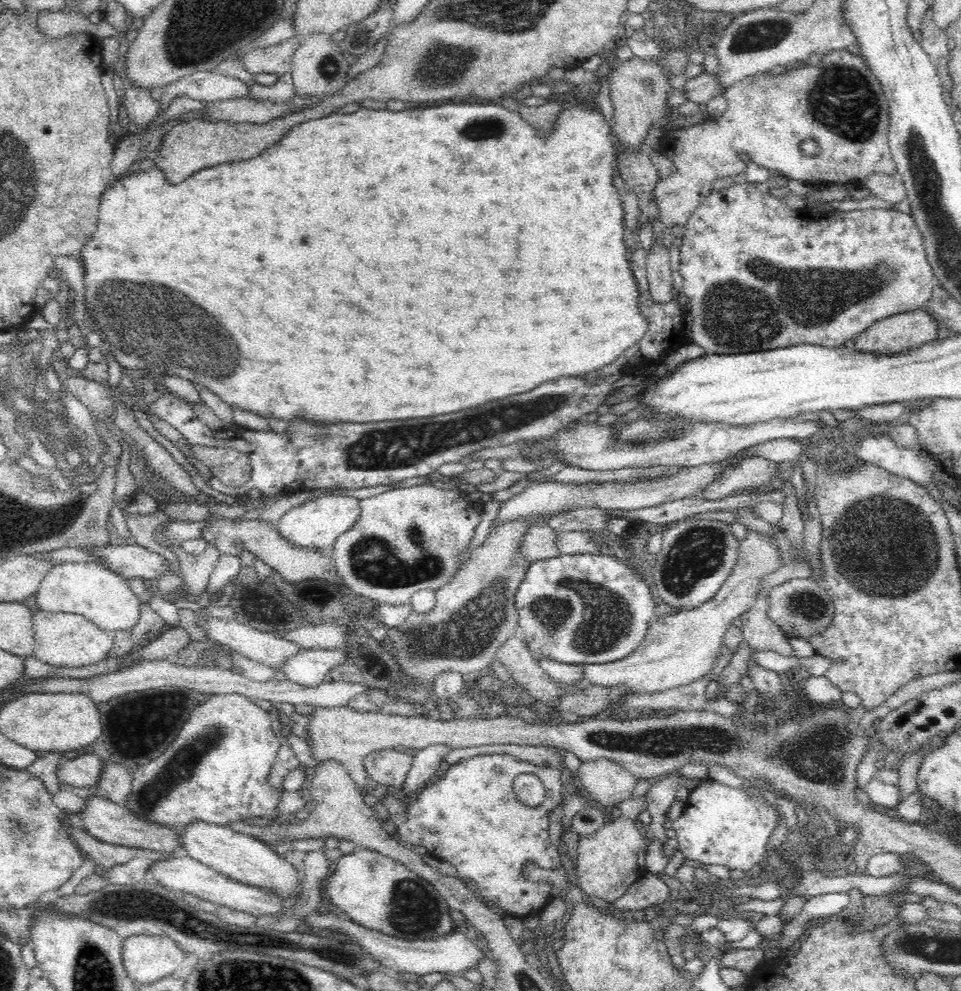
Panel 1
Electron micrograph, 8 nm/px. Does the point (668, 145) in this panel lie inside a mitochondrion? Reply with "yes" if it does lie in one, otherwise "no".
no

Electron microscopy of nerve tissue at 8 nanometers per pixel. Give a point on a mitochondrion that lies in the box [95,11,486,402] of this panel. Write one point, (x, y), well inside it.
(447, 66)

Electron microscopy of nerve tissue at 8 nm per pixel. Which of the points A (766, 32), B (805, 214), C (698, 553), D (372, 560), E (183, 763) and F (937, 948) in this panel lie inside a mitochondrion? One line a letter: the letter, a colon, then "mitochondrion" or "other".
A: mitochondrion
B: other
C: mitochondrion
D: mitochondrion
E: mitochondrion
F: mitochondrion

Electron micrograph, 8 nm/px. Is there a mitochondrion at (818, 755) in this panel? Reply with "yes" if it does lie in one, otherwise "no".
yes

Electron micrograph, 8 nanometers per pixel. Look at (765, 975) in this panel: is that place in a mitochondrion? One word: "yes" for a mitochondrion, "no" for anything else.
no

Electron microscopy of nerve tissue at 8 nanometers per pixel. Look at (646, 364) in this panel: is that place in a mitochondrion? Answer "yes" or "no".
no

